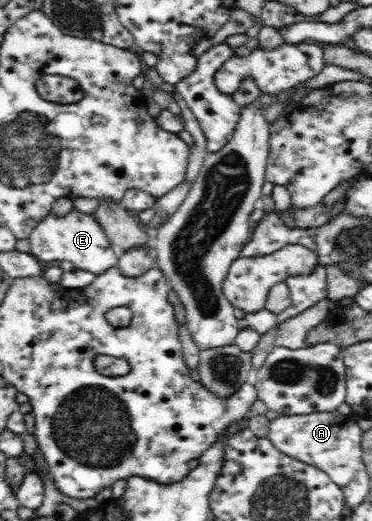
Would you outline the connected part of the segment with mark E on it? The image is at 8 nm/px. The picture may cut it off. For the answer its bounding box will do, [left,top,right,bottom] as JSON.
[29,209,120,276]

